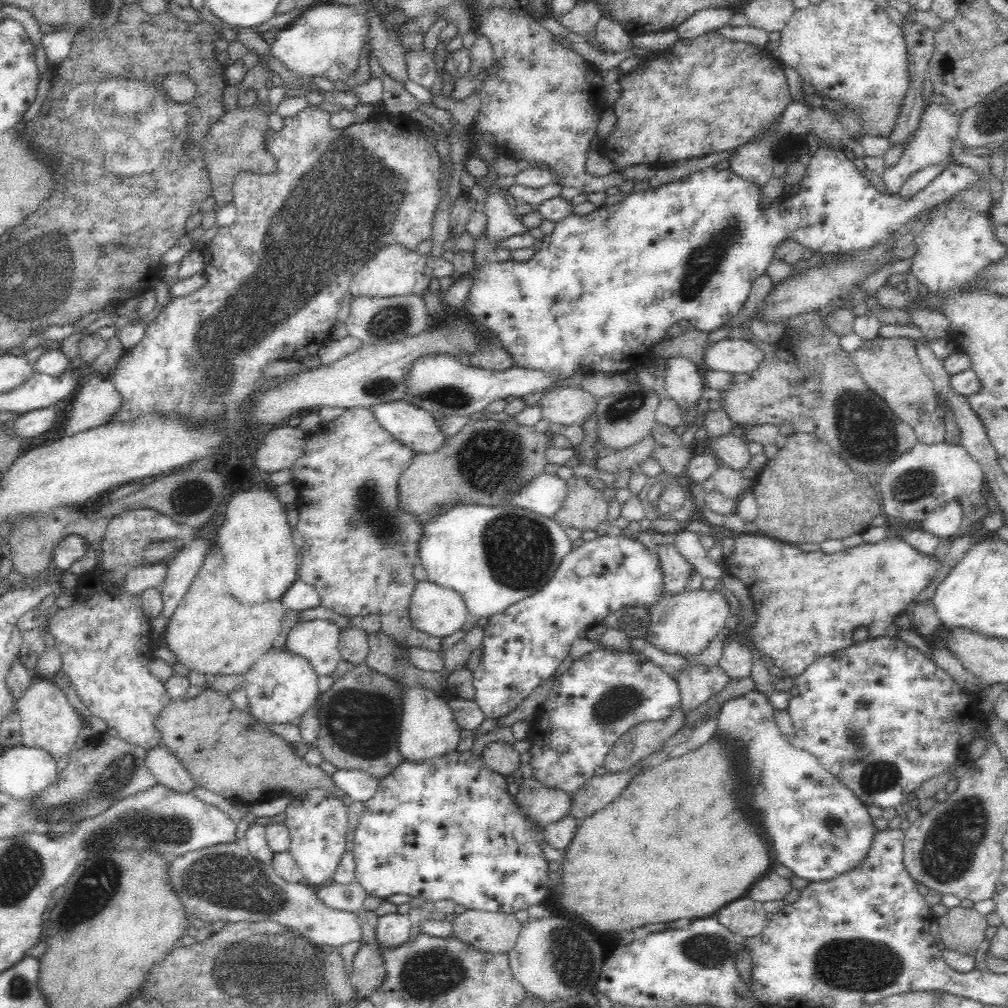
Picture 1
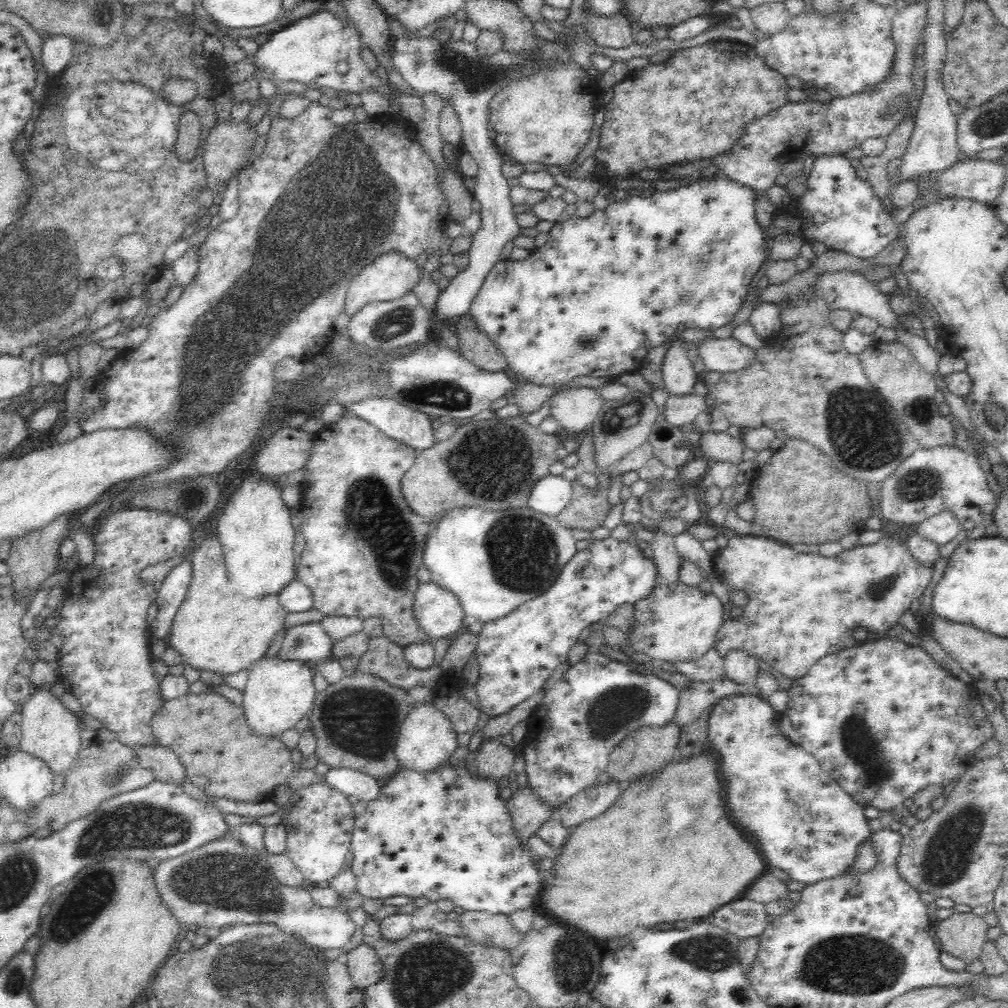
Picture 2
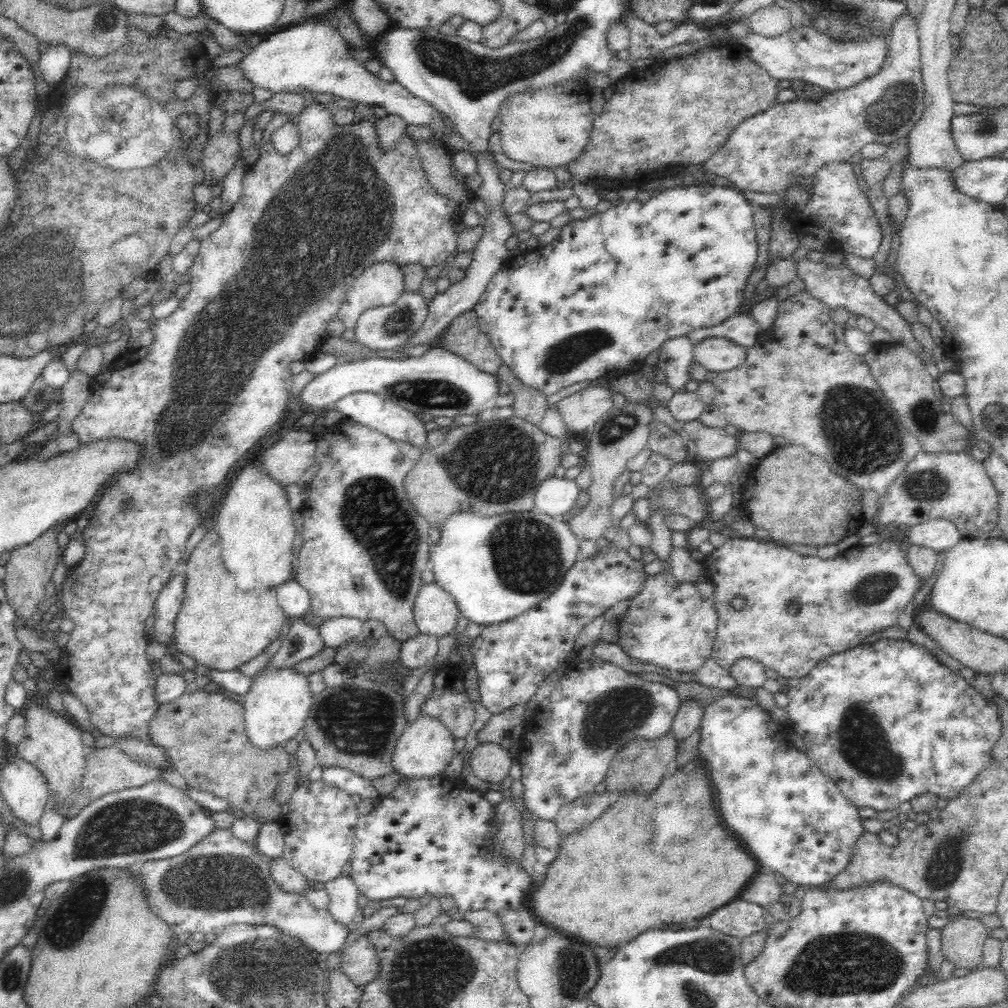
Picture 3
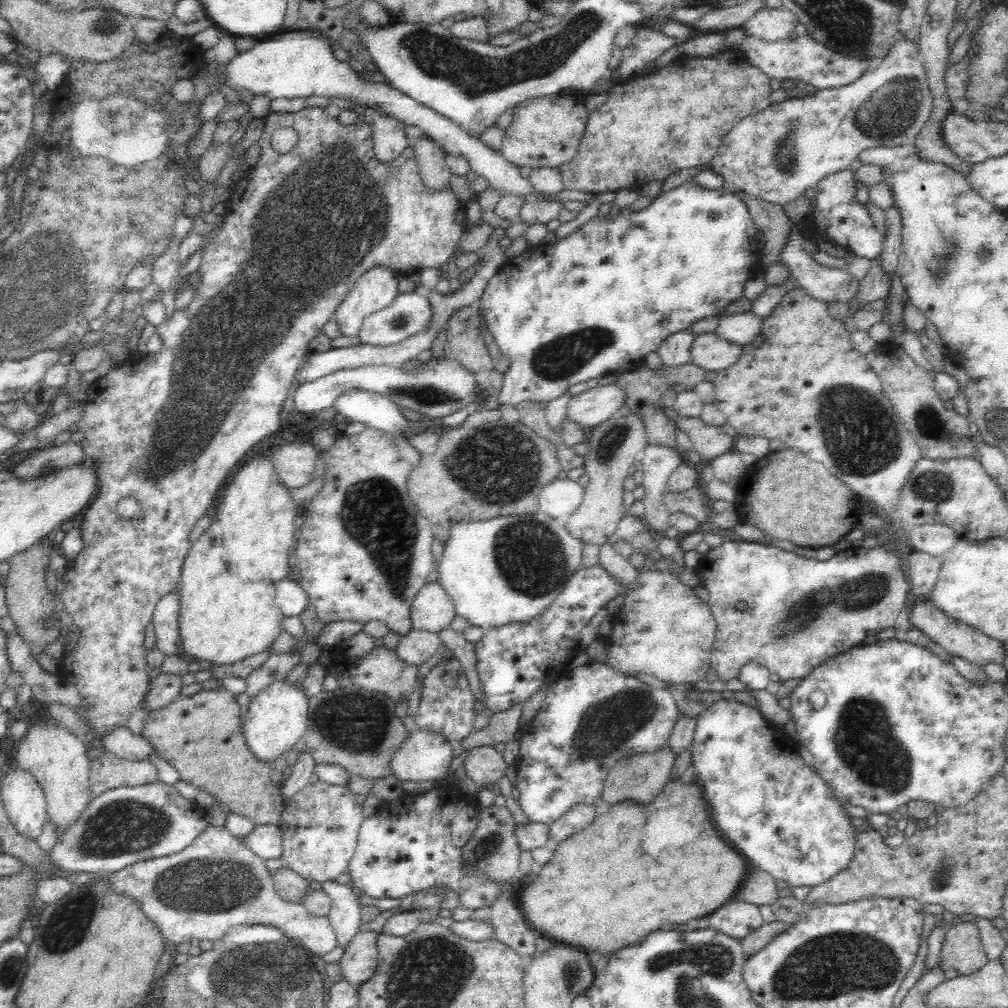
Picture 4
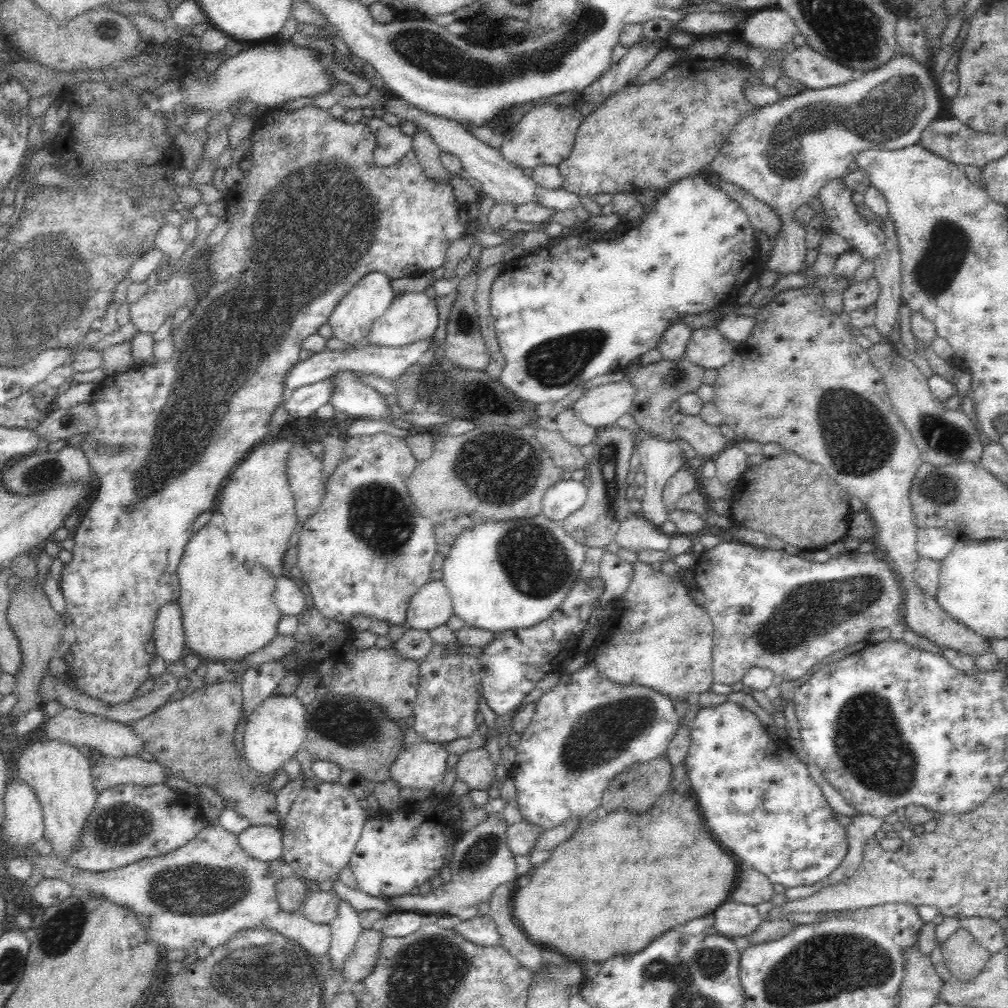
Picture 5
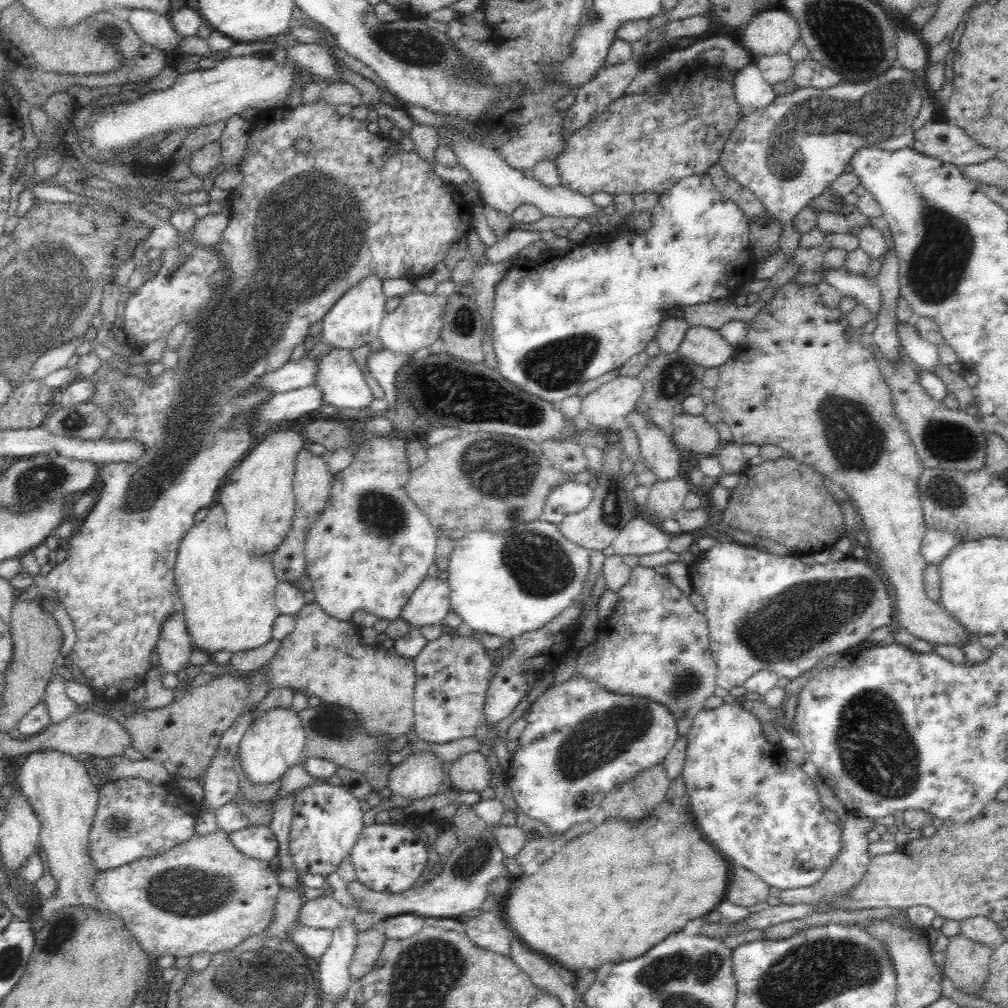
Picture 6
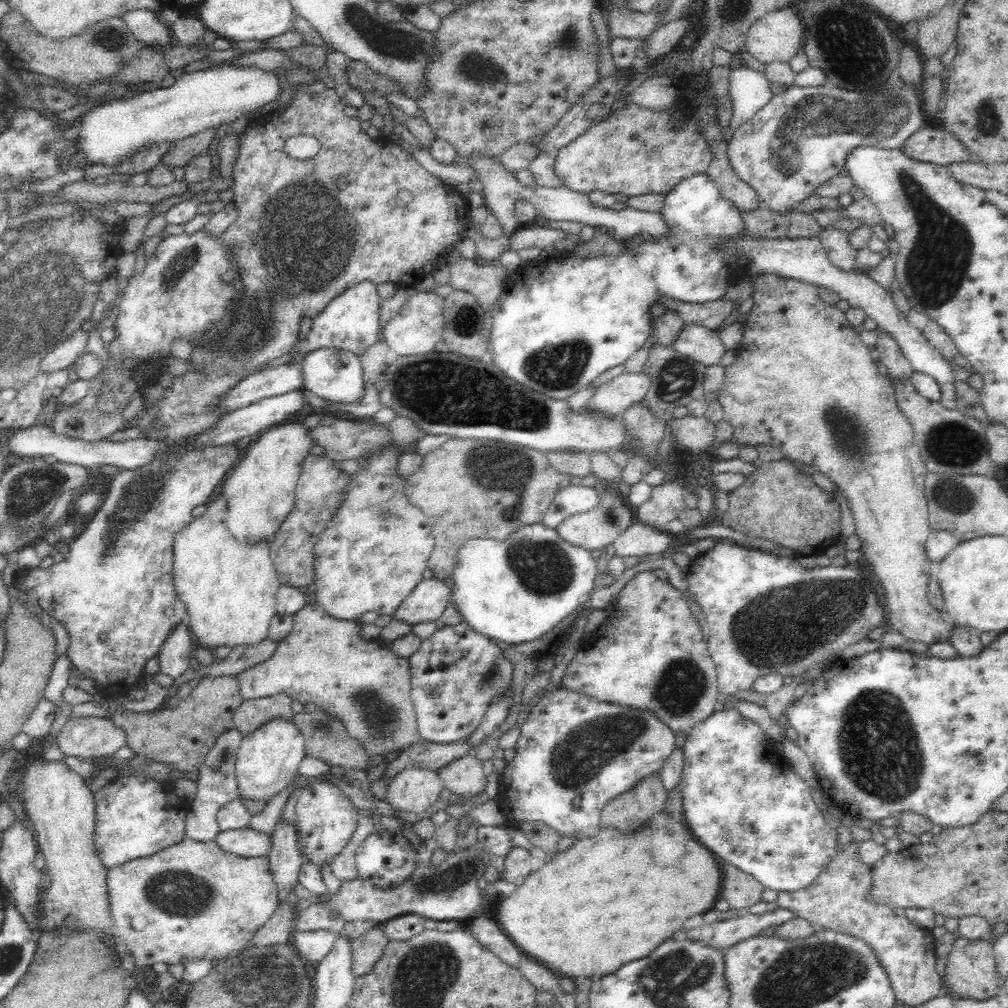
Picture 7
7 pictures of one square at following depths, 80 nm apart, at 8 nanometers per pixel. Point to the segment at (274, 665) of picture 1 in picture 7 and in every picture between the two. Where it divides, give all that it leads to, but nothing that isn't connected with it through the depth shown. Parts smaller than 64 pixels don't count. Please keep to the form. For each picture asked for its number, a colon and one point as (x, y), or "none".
2: (278, 693)
3: (275, 709)
4: (277, 718)
5: (274, 732)
6: (274, 742)
7: (268, 760)

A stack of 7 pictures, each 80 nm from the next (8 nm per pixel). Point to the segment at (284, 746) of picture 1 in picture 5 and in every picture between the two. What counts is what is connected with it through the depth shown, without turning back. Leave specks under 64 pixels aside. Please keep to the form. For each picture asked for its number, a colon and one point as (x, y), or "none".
2: (209, 734)
3: (204, 734)
4: (199, 735)
5: (193, 737)

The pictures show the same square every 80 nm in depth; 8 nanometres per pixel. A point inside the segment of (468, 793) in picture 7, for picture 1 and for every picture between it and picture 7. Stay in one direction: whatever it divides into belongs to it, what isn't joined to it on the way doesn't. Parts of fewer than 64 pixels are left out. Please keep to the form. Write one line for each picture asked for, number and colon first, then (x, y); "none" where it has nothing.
1: (500, 757)
2: (495, 761)
3: (489, 762)
4: (484, 765)
5: (475, 768)
6: (470, 773)

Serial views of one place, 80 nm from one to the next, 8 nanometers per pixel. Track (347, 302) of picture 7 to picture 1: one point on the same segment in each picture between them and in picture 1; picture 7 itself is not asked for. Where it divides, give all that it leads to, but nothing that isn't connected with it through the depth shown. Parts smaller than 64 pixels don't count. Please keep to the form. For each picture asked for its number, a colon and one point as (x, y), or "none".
1: (394, 271)
2: (388, 277)
3: (381, 284)
4: (378, 287)
5: (354, 317)
6: (353, 322)

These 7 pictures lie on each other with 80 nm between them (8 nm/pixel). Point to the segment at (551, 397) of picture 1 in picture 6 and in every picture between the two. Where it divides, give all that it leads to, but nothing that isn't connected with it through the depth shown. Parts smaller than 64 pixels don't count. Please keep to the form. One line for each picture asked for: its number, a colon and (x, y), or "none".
2: (575, 410)
3: (582, 410)
4: (593, 407)
5: (600, 406)
6: (617, 398)

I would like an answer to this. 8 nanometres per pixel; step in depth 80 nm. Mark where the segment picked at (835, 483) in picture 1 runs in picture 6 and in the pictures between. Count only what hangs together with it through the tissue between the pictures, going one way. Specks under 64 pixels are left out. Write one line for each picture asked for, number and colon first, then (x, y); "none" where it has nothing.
2: (798, 495)
3: (790, 491)
4: (785, 493)
5: (785, 493)
6: (783, 495)

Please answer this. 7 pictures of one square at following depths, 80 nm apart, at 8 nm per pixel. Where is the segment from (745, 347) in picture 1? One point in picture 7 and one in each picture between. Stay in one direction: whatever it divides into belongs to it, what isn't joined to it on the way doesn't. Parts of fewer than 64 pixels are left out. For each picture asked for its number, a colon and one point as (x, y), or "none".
2: (721, 355)
3: (714, 354)
4: (710, 351)
5: (707, 348)
6: (706, 347)
7: (704, 345)

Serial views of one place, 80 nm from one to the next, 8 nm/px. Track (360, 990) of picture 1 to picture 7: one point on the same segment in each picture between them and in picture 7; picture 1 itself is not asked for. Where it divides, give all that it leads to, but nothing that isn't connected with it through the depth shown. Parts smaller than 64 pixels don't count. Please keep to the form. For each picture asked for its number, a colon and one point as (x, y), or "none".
2: (364, 966)
3: (359, 961)
4: (359, 961)
5: (364, 955)
6: (369, 944)
7: (366, 950)

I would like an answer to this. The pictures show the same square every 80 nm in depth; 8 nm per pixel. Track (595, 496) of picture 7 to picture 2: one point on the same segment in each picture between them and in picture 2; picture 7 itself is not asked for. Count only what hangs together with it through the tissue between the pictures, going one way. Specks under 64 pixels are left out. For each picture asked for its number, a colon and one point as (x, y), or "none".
2: (550, 495)
3: (555, 496)
4: (561, 497)
5: (566, 496)
6: (571, 497)

